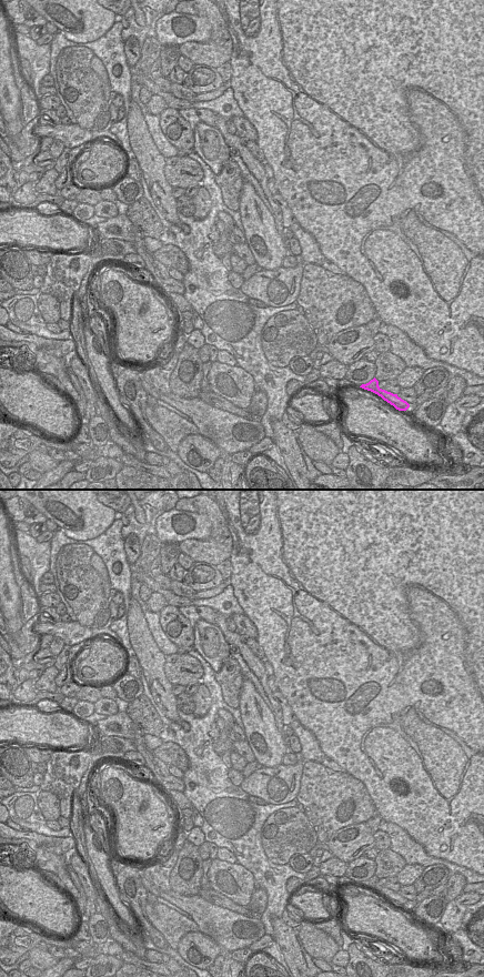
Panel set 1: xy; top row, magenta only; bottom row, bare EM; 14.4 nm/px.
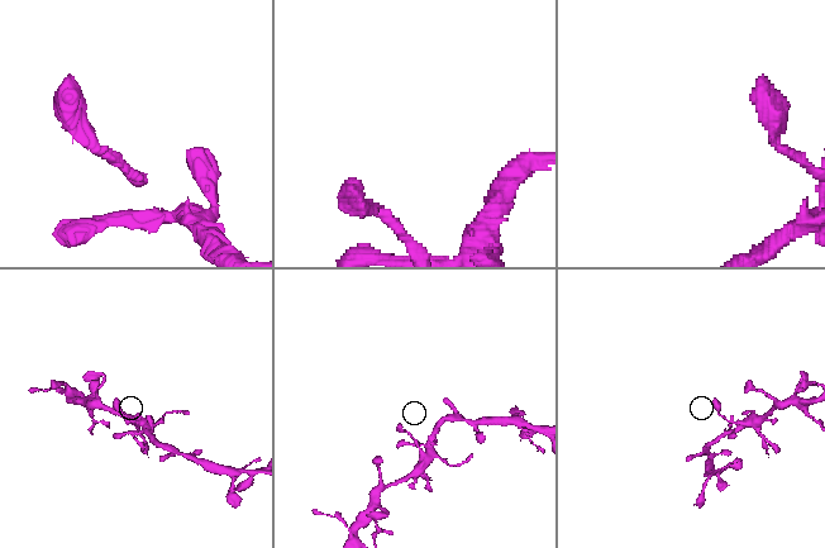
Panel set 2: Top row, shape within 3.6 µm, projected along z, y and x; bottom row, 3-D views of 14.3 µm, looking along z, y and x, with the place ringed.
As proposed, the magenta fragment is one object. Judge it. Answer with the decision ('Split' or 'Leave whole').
Leave whole

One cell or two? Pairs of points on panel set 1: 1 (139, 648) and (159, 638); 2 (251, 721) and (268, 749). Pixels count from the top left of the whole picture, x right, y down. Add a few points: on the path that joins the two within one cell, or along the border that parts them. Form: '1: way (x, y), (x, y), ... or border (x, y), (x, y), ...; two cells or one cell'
1: border (144, 616), (153, 641), (165, 655); two cells
2: way (258, 727), (266, 743); one cell

